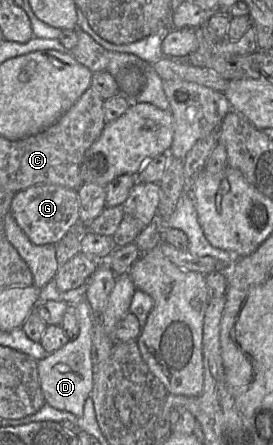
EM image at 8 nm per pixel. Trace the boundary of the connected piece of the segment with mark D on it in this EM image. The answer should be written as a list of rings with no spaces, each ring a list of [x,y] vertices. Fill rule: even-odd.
[[[85,298],[74,305],[76,307],[75,316],[79,325],[78,336],[60,349],[39,360],[38,375],[45,403],[55,409],[70,412],[80,417],[83,414],[84,403],[93,386],[91,329],[95,322],[95,316]]]

